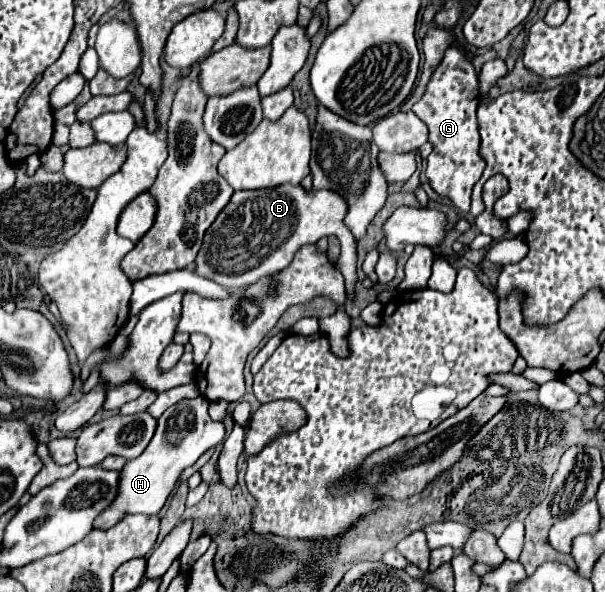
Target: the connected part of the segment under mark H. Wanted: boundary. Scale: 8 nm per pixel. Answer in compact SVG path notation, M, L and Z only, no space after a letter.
M206 398L182 400L176 406L168 408L158 418L158 428L148 448L138 458L126 462L126 466L120 470L120 488L116 500L112 500L104 514L96 516L94 528L108 530L128 514L156 516L166 504L170 492L174 490L182 470L192 466L200 458L200 454L216 446L220 440L224 440L224 424L210 420Z

